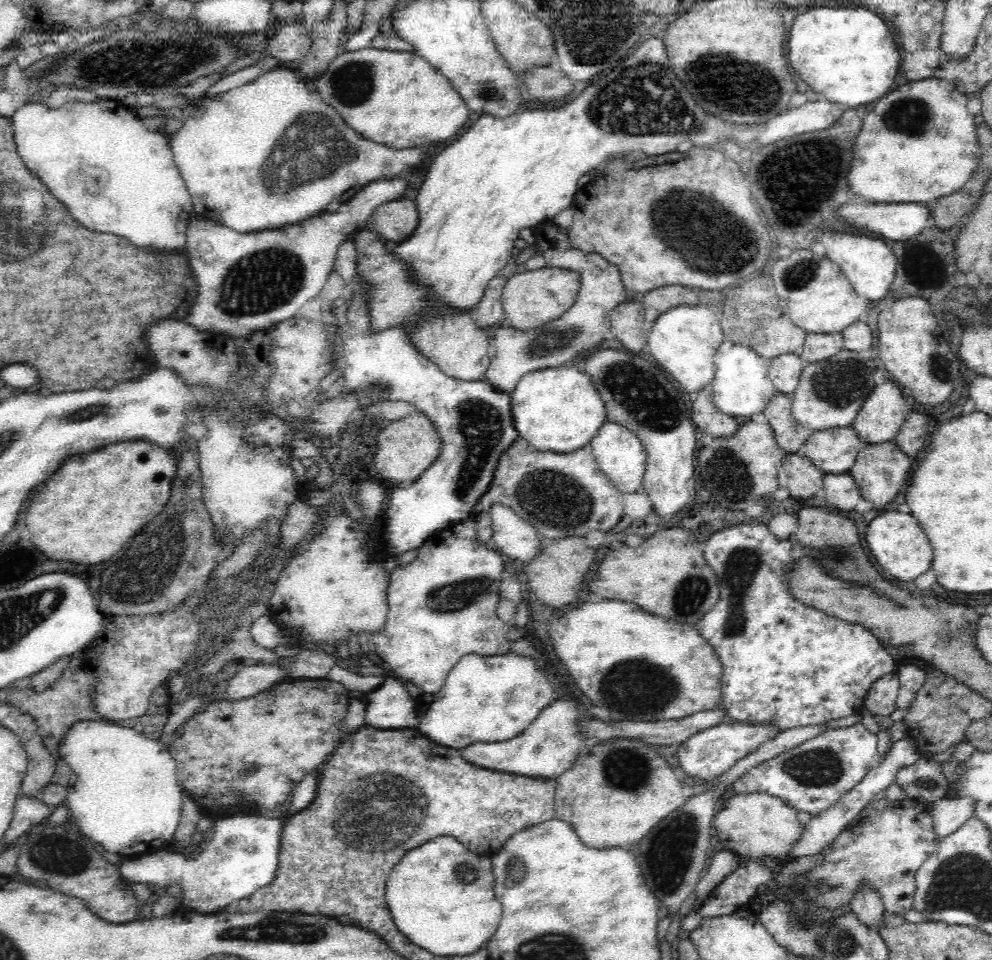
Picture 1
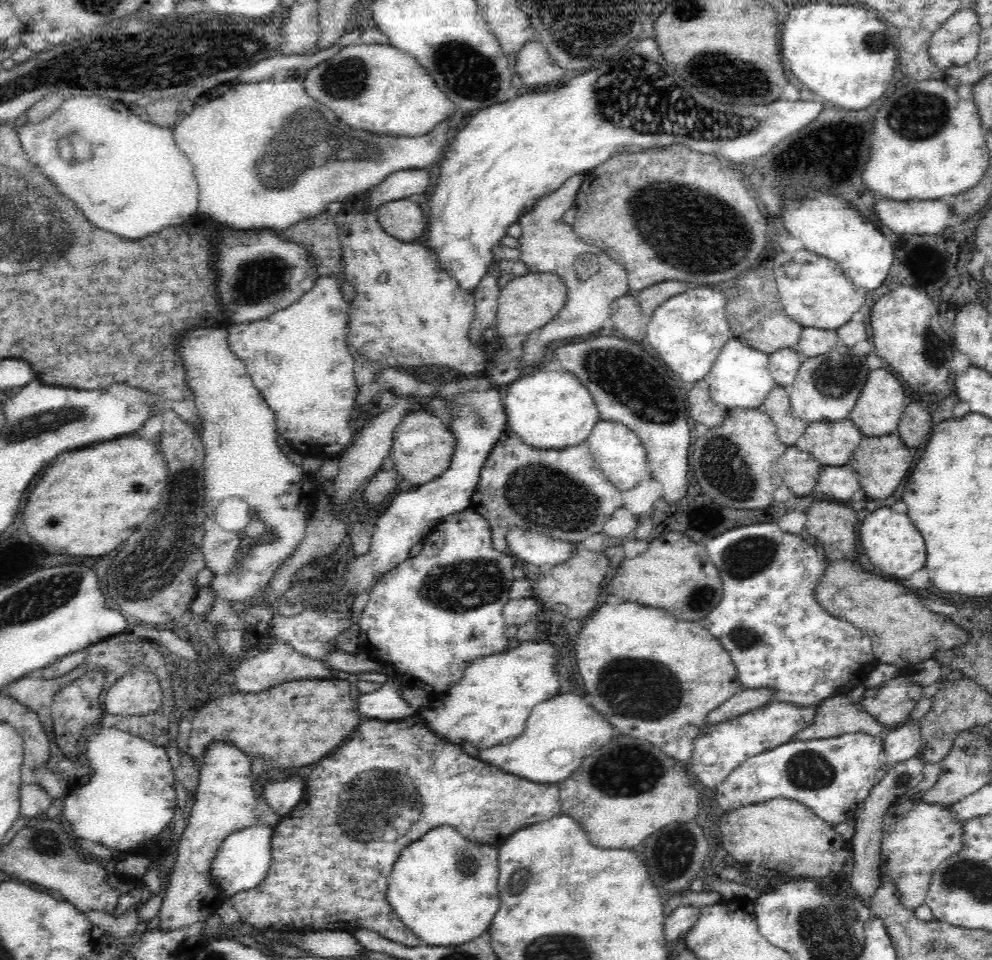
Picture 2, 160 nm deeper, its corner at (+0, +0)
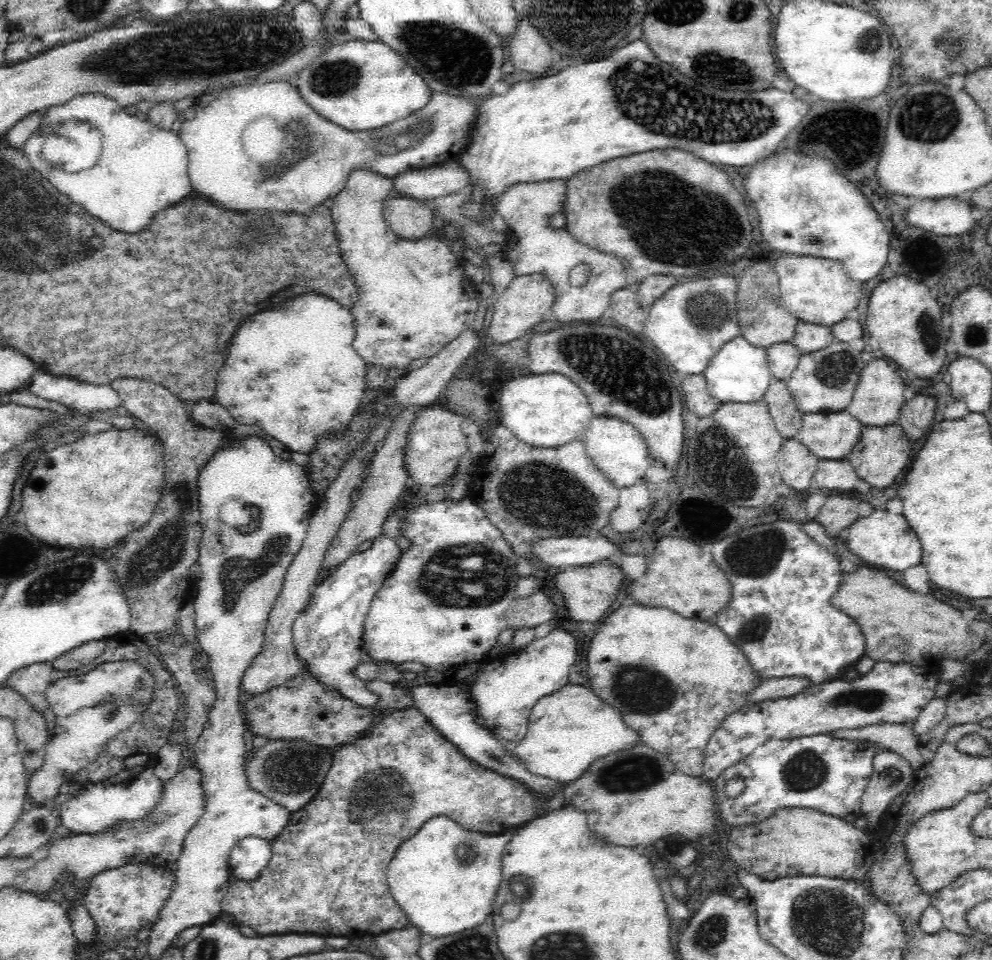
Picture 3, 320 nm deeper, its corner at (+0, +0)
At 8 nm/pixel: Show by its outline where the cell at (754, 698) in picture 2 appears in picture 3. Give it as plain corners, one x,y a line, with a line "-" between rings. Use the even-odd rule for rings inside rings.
770,677
748,694
747,700
748,702
762,702
764,700
791,697
810,687
810,680
807,677

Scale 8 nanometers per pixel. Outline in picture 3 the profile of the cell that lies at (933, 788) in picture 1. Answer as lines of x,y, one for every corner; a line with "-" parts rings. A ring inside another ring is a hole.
879,749
872,760
872,774
861,798
861,812
868,820
868,829
878,827
880,816
890,801
913,782
917,773
902,755

